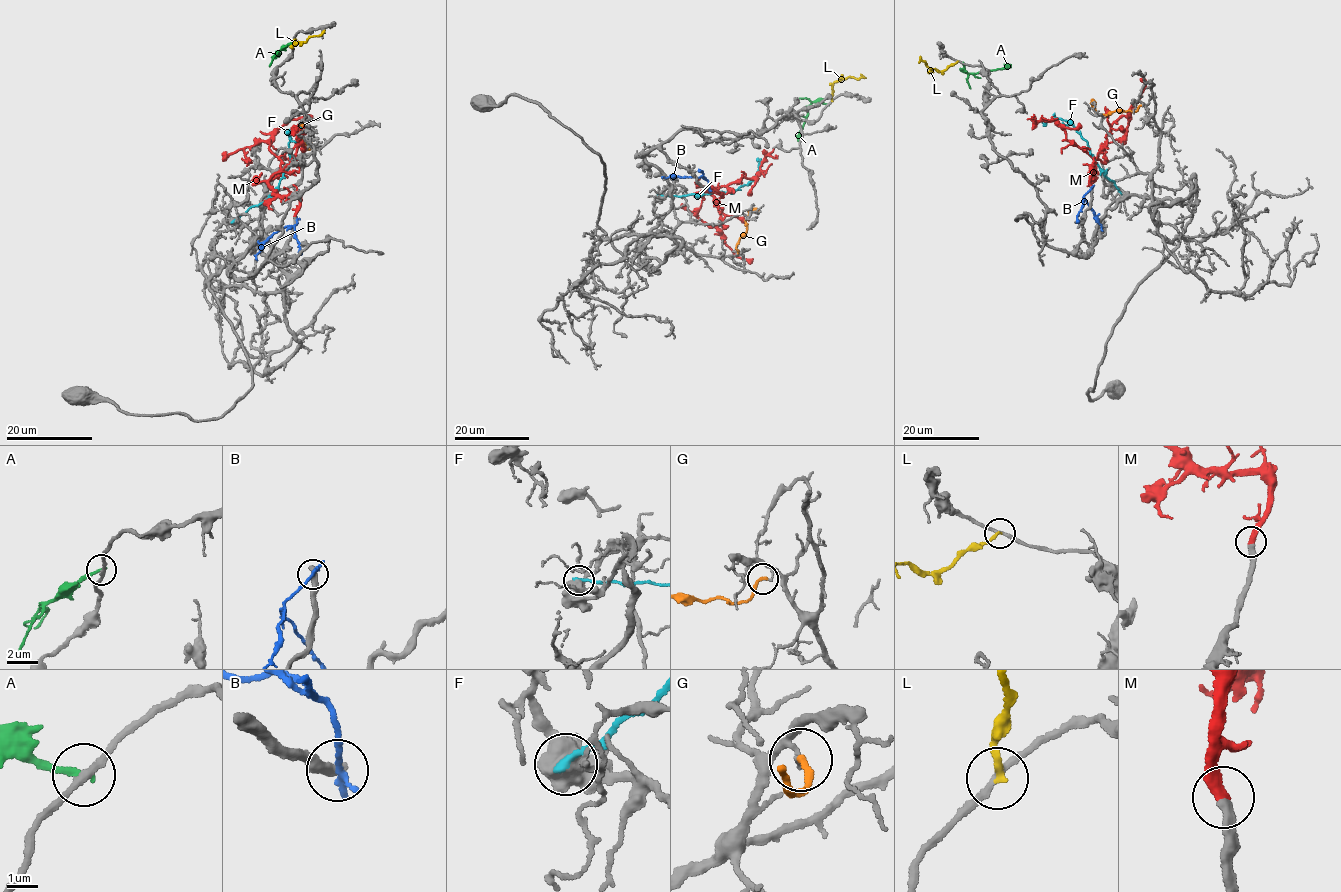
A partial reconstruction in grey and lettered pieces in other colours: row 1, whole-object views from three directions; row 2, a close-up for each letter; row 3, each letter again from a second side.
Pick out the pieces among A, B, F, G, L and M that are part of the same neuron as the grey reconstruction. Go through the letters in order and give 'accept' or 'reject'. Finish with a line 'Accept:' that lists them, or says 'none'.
A: reject
B: reject
F: reject
G: accept
L: reject
M: accept
Accept: G, M

